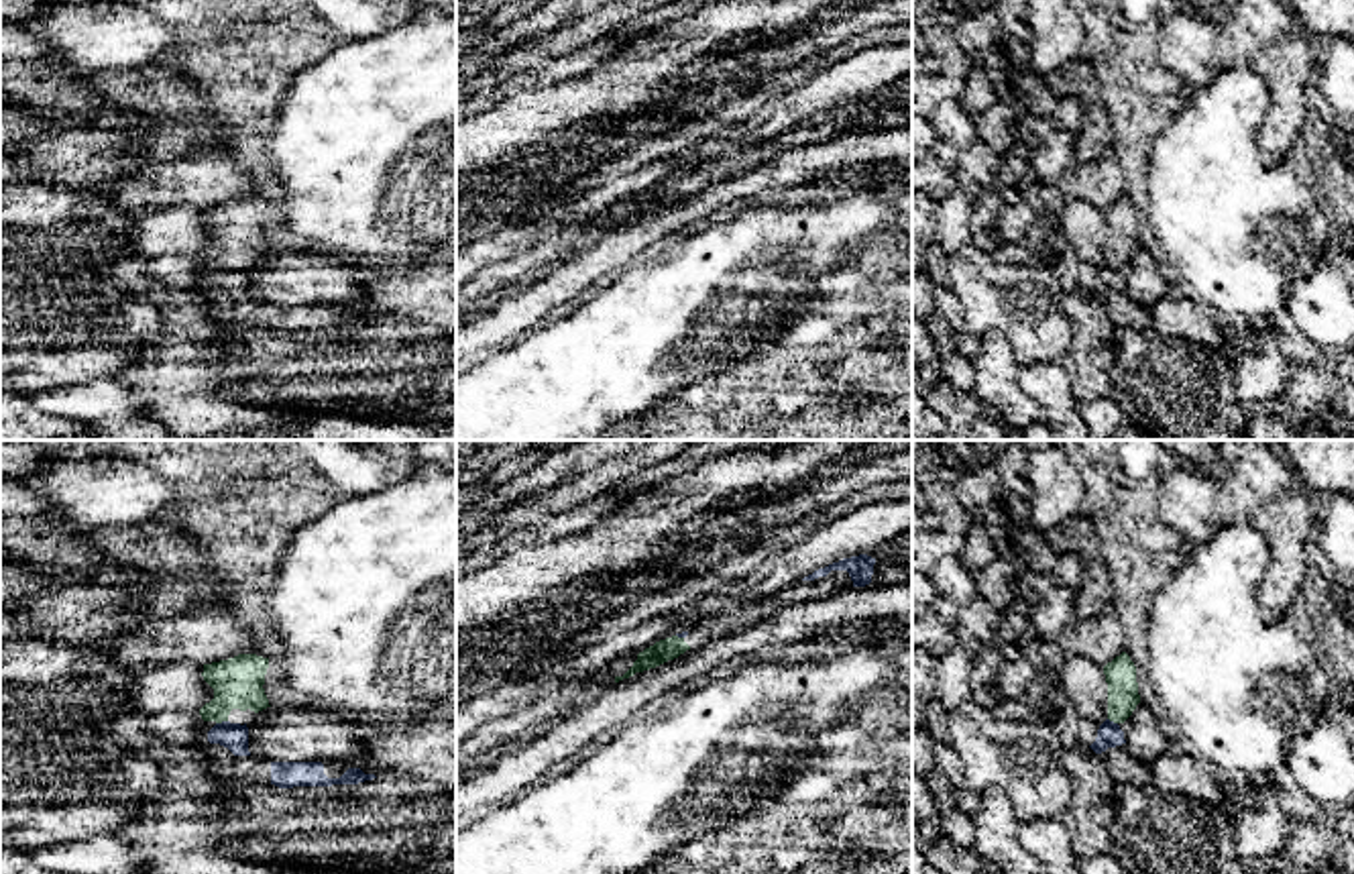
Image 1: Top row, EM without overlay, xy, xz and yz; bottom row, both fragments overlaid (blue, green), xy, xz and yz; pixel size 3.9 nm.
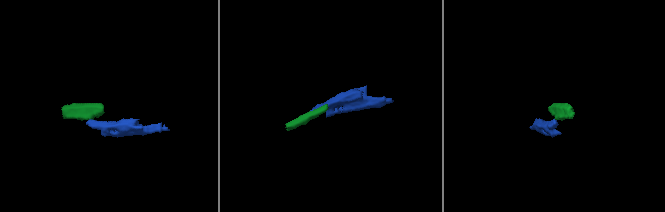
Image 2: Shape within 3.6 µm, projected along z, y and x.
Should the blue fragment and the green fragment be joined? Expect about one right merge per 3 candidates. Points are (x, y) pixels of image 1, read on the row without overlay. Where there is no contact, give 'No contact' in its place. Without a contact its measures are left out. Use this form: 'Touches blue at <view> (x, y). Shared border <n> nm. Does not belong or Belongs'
Touches blue at xy (222, 265). Shared border 50 nm. Does not belong

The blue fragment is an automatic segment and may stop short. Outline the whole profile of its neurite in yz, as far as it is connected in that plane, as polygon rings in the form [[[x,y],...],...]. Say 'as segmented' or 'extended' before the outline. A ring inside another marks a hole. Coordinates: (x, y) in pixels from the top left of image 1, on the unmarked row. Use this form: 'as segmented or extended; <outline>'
extended; [[[1106,263],[1089,291],[1104,304],[1116,328],[1134,328],[1138,332],[1152,328],[1150,310],[1128,295],[1122,267]]]

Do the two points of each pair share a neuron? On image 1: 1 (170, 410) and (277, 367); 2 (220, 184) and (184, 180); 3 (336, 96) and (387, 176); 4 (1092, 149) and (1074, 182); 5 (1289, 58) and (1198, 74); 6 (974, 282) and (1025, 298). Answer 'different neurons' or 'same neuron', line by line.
1: different neurons
2: same neuron
3: same neuron
4: different neurons
5: same neuron
6: same neuron

